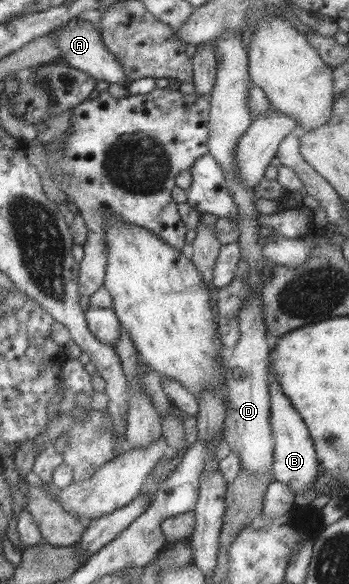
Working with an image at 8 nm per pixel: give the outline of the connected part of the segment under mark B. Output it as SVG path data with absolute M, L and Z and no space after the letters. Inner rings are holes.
M267 370L269 377L268 395L270 395L270 427L273 439L273 480L285 483L294 494L305 493L313 487L316 477L320 474L318 458L315 454L313 441L310 439L305 423L282 394L273 371Z

